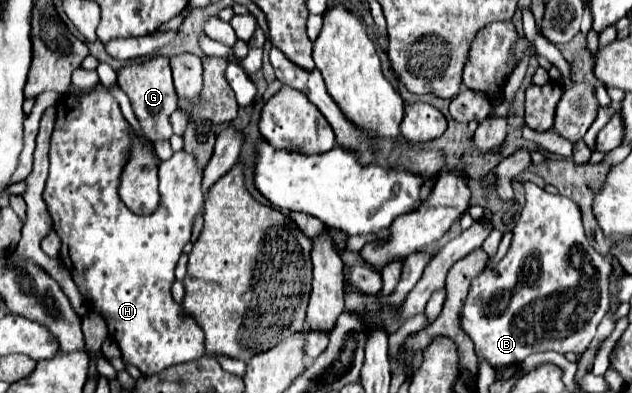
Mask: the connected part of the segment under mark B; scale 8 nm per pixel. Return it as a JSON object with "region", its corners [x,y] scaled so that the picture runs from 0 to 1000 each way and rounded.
{"region":[[[829,461],[832,522],[810,583],[810,623],[782,684],[766,684],[744,725],[731,786],[731,837],[747,858],[756,919],[769,908],[778,934],[820,929],[842,898],[927,893],[943,832],[965,786],[962,700],[965,664],[949,654],[930,618],[921,578],[918,527],[889,496],[870,496],[858,476]]]}

